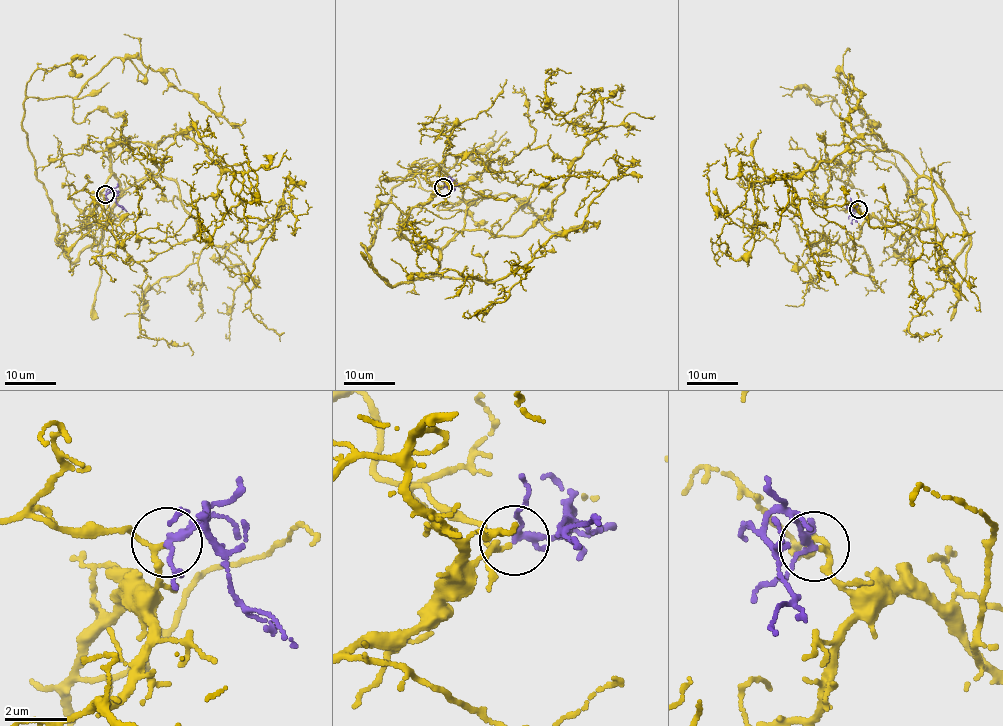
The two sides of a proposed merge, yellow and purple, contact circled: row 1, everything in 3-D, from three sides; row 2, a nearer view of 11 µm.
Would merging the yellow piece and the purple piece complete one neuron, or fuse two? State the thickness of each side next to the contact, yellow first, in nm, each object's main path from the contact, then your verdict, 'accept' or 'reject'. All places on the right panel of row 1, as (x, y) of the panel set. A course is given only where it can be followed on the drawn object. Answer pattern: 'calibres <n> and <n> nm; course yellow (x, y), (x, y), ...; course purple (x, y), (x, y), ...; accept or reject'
calibres 140 and 180 nm; course yellow (859, 210), (907, 239), (928, 176), (969, 239), (943, 266), (840, 71), (861, 92), (841, 112); course purple (858, 210), (851, 205), (852, 223); accept

